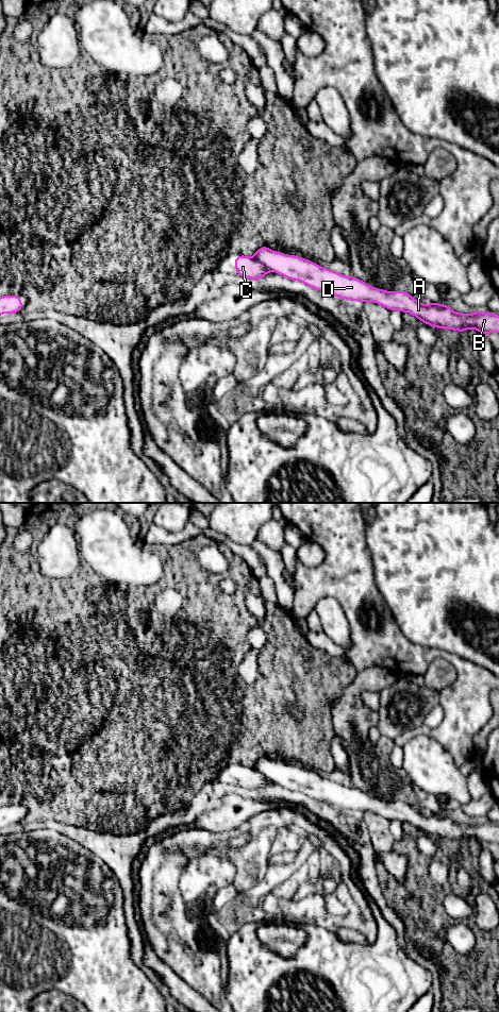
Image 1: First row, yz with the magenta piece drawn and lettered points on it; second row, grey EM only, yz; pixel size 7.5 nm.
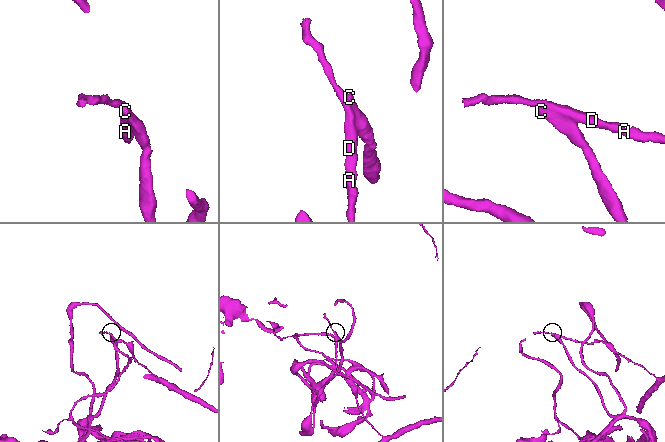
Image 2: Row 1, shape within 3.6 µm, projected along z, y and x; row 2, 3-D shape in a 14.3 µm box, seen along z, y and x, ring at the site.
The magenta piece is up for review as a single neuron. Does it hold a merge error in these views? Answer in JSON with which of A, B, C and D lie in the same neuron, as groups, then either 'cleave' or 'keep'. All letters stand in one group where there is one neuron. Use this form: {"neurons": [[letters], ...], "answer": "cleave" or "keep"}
{"neurons": [["A", "B", "D"], ["C"]], "answer": "cleave"}

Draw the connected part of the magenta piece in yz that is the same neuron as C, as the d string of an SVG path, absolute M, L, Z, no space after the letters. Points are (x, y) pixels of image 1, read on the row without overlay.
M239 765L235 769L235 780L242 788L247 788L249 790L255 789L260 790L266 786L269 780L267 777L264 777L252 768L247 768Z

